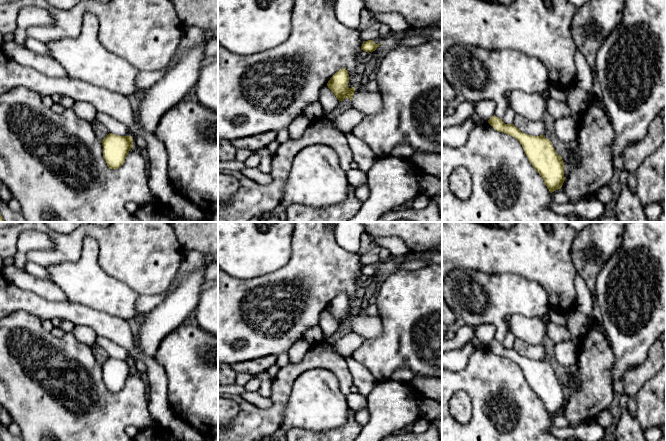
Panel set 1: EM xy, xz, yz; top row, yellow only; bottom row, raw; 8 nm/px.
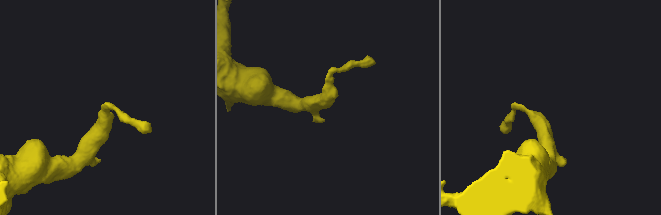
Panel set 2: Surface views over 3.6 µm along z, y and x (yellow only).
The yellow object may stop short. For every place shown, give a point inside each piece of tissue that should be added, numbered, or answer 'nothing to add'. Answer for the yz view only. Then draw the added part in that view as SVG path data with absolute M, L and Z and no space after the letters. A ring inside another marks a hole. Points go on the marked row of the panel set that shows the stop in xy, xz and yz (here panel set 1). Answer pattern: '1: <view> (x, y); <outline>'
nothing to add

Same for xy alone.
nothing to add

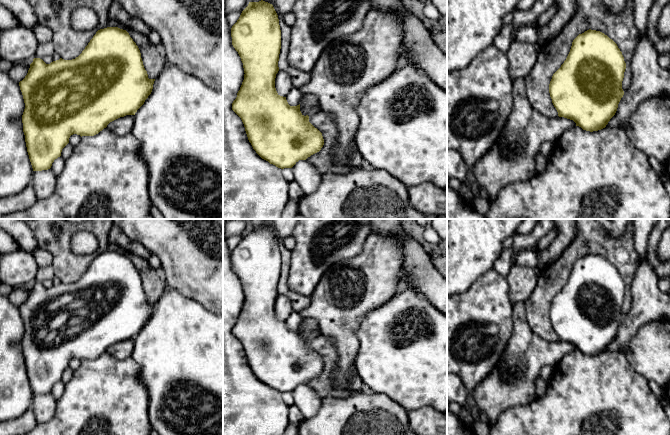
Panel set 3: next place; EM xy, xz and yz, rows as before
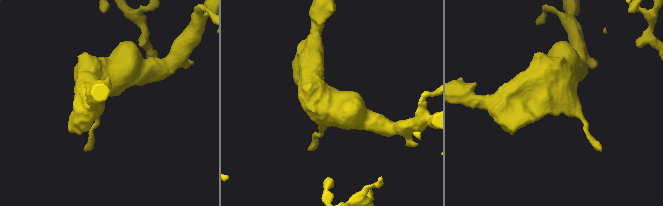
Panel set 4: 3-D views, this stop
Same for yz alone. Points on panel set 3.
nothing to add

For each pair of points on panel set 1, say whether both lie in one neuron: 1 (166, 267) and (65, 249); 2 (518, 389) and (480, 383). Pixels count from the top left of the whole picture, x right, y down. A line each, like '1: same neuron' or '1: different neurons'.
1: same neuron
2: same neuron

